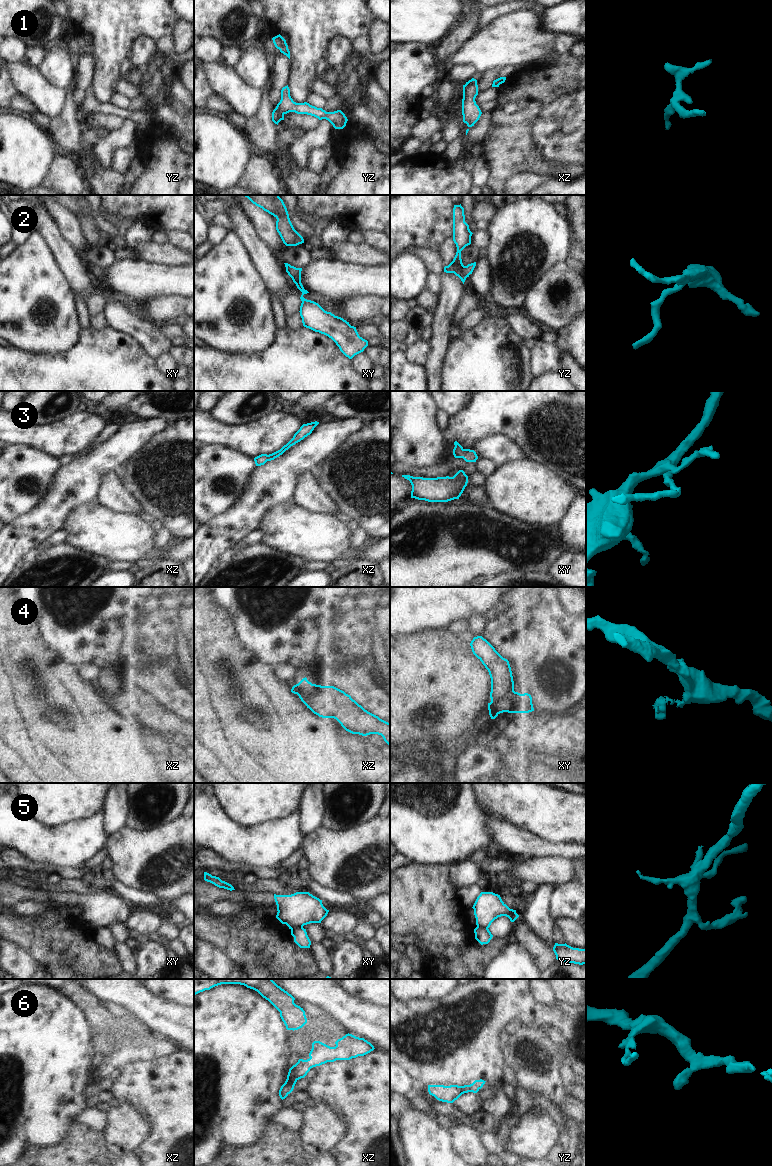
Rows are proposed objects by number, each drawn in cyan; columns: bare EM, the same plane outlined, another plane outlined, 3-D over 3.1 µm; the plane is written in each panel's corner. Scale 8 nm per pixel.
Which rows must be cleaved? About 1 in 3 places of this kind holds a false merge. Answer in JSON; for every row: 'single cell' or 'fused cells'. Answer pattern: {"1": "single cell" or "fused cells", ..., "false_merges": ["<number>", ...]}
{"1": "single cell", "2": "single cell", "3": "single cell", "4": "fused cells", "5": "fused cells", "6": "single cell", "false_merges": ["4", "5"]}

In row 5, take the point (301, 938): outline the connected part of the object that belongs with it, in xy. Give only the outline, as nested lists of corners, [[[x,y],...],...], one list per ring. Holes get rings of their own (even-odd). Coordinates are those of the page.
[[[296,927],[291,930],[291,935],[294,937],[294,942],[300,948],[310,948],[311,941],[307,935],[306,929],[303,927]]]

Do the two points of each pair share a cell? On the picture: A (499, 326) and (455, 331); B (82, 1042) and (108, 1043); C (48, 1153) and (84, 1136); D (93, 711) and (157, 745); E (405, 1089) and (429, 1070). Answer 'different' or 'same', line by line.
A: different
B: different
C: same
D: different
E: different

